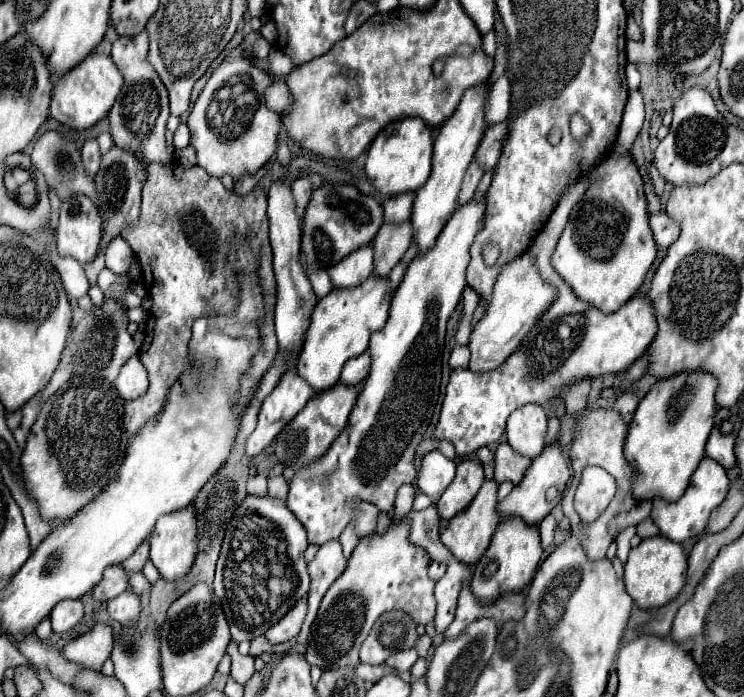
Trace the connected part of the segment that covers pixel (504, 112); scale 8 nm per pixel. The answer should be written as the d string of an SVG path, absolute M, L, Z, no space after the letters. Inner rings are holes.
M502 75L490 89L486 99L486 123L496 125L508 117L510 109L510 81L506 75Z

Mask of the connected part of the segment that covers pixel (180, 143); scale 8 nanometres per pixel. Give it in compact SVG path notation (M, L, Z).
M182 123L178 127L178 131L174 133L174 147L176 149L184 149L188 143L190 143L190 131L188 131L188 125Z

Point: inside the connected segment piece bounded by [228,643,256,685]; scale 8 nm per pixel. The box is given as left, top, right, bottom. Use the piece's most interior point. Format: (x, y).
(242, 665)

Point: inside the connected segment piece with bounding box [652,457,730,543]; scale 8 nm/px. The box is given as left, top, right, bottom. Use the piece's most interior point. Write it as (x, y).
(684, 518)

